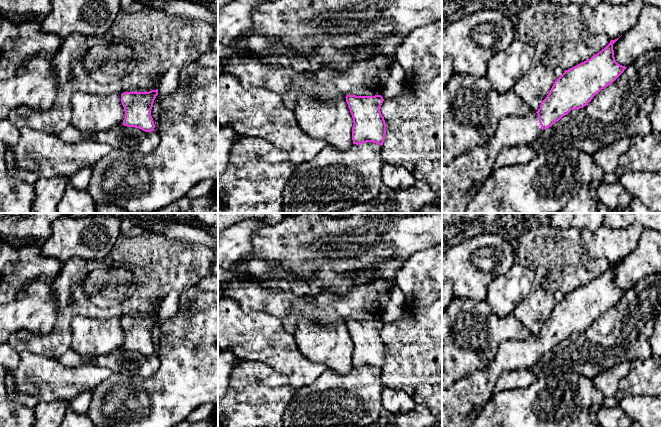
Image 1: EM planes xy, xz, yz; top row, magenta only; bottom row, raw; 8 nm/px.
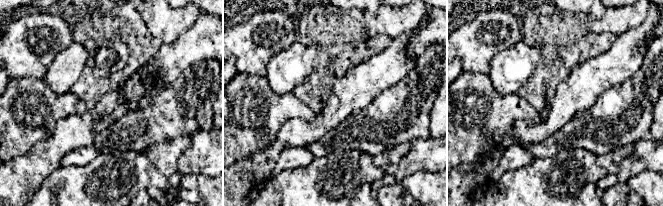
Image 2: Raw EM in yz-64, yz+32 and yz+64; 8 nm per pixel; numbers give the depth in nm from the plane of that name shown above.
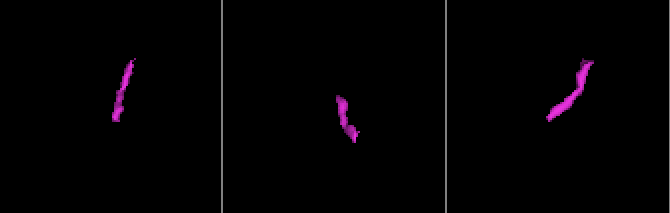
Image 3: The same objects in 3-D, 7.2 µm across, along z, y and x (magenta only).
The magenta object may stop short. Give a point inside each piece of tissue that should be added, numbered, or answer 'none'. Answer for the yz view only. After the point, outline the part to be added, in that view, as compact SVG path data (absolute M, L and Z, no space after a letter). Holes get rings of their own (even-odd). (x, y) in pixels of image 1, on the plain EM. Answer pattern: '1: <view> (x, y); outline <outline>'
1: yz (462, 402); outline M534 335L527 340L502 342L488 366L448 388L442 388L442 427L469 427L492 398L503 373L530 369L540 357L539 341Z

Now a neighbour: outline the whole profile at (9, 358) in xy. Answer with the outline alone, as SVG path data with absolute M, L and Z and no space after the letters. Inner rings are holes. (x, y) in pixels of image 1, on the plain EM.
M9 342L0 345L0 366L6 370L15 369L20 361L20 354L16 352Z

